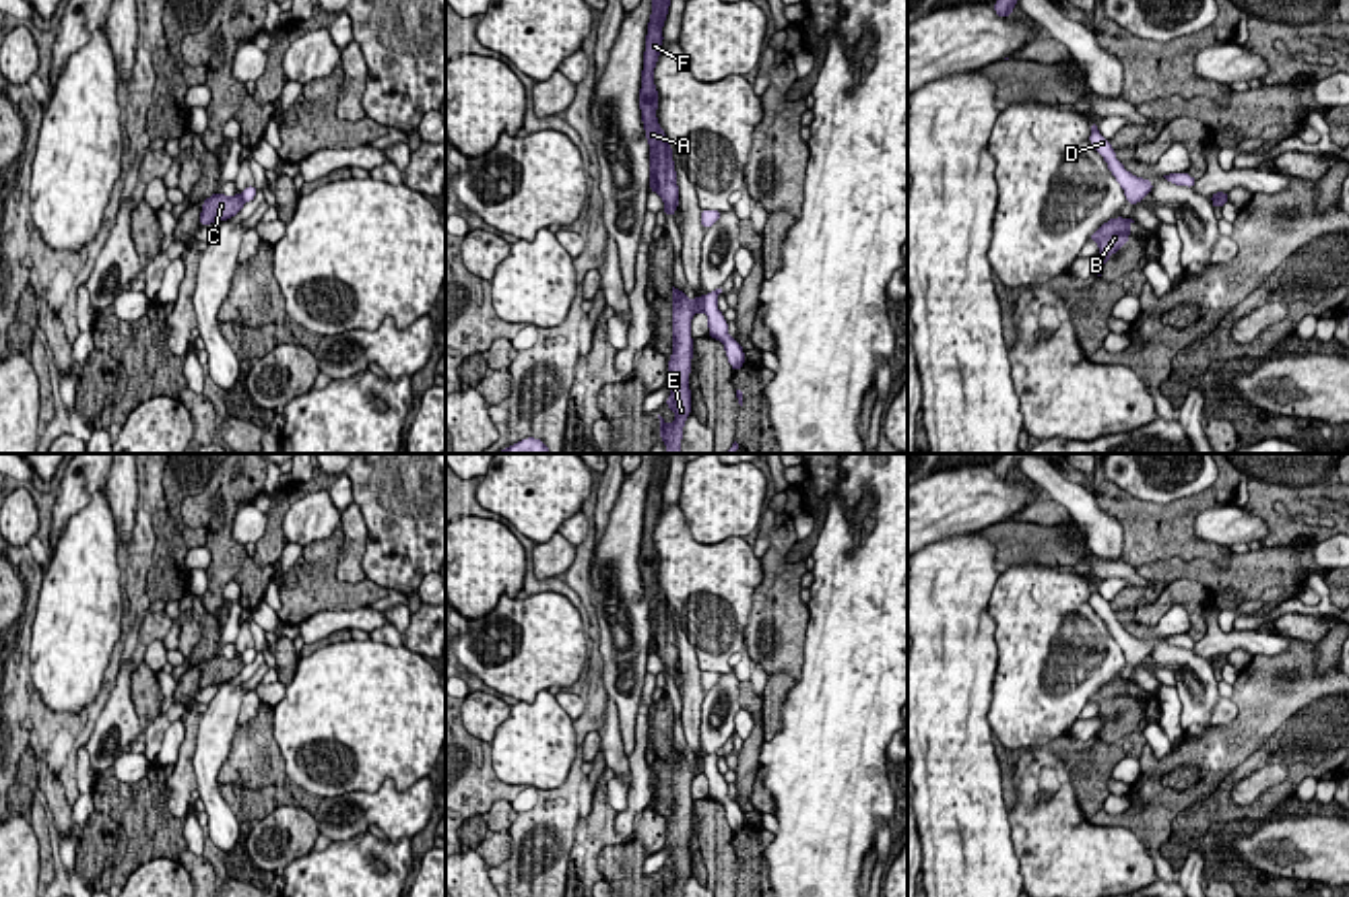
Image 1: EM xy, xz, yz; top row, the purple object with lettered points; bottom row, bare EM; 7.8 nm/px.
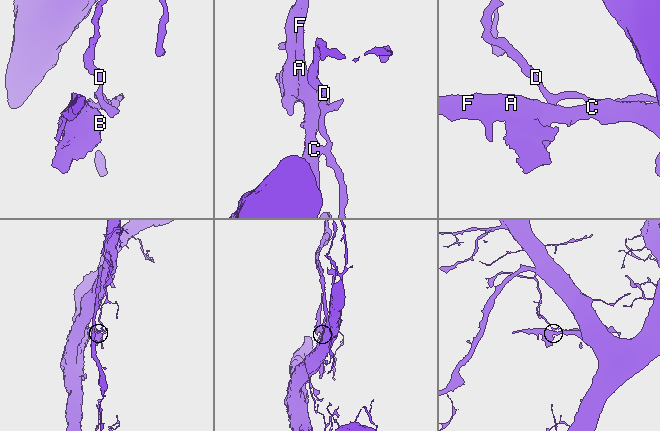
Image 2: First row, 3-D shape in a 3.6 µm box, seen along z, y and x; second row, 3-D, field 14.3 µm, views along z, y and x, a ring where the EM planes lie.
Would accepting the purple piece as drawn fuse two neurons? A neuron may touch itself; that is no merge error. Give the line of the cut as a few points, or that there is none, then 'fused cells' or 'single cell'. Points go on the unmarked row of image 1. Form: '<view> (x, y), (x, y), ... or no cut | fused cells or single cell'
xz (702, 759), (704, 772) | fused cells

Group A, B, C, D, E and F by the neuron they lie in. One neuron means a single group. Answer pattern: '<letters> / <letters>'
A B C E F / D

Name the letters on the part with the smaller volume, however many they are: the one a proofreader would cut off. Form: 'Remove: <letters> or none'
Remove: A, B, C, E, F

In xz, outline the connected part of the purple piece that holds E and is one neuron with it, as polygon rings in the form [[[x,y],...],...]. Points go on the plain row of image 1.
[[[672,749],[672,819],[668,821],[668,833],[664,848],[670,850],[666,868],[674,874],[674,885],[668,887],[660,876],[660,897],[683,897],[687,878],[691,876],[691,852],[689,835],[693,821],[691,782],[703,773],[703,759],[695,757],[693,763],[687,755]]]

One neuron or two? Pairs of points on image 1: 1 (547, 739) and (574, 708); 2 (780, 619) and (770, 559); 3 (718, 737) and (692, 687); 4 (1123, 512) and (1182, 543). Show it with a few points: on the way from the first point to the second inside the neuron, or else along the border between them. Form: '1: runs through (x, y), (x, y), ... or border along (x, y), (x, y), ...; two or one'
1: border along (553, 695), (572, 720); two
2: runs through (778, 605), (778, 574); one
3: border along (706, 691), (700, 724), (702, 751); two
4: runs through (1137, 518), (1152, 533), (1168, 533); one

